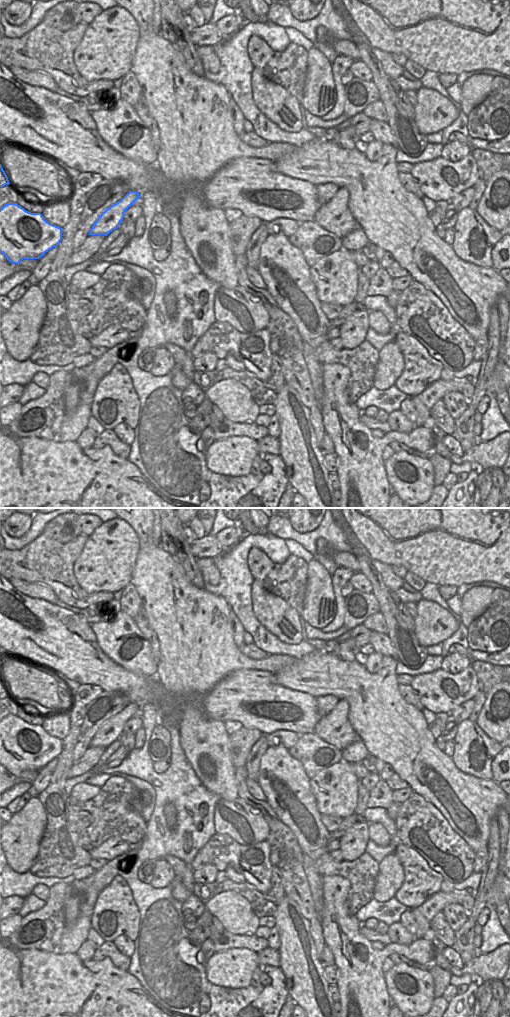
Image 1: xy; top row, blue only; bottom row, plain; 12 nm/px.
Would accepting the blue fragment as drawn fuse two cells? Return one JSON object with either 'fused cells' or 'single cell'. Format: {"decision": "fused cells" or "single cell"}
{"decision": "single cell"}

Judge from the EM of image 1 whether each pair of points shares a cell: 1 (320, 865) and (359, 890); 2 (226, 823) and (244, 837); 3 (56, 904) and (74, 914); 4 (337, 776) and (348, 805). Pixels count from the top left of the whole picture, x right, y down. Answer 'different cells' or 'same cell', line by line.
1: same cell
2: same cell
3: different cells
4: same cell

